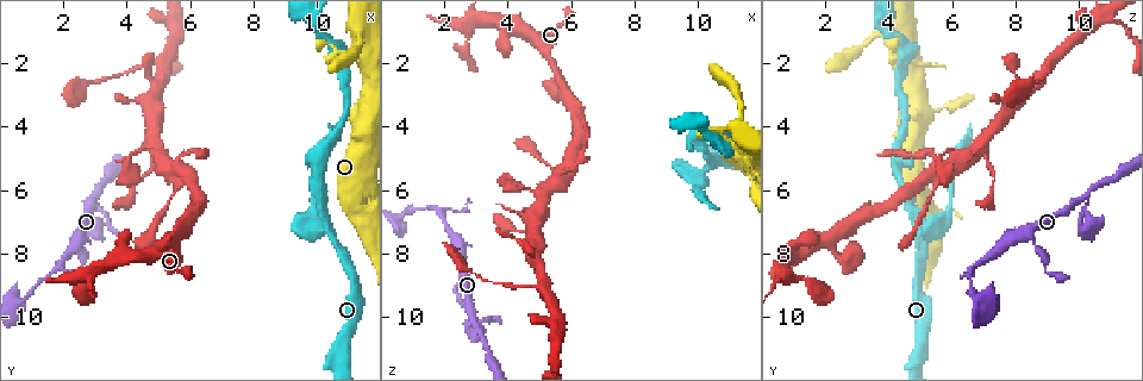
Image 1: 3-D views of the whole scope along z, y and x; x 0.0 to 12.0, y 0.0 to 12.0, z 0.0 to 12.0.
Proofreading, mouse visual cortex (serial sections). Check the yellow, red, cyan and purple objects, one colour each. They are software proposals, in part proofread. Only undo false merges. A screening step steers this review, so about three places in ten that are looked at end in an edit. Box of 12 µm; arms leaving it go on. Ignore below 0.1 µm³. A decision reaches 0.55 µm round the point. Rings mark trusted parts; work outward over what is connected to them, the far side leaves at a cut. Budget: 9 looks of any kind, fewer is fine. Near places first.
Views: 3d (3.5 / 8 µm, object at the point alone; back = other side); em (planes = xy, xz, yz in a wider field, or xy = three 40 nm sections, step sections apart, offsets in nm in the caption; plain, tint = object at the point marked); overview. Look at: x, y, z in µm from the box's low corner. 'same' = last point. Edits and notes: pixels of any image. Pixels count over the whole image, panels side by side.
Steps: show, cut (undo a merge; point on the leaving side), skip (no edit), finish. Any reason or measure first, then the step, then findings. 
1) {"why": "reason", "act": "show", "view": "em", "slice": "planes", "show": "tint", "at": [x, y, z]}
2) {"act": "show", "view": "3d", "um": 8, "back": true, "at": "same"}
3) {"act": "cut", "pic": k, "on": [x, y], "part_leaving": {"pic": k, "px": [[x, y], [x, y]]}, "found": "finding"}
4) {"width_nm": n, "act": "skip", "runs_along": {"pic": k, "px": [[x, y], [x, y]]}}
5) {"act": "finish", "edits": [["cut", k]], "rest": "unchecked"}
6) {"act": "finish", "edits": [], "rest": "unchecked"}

{"why": "sudden change in width", "act": "show", "view": "3d", "um": 3.5, "at": [5.2, 2.1, 9.1]}

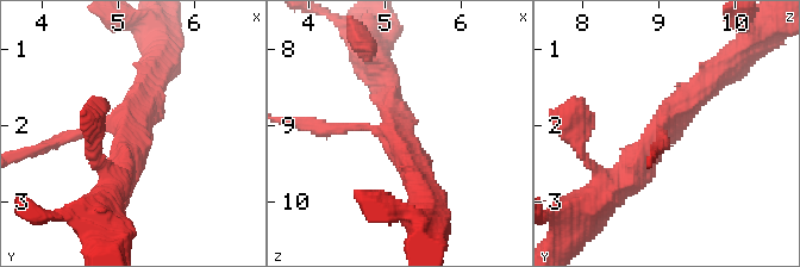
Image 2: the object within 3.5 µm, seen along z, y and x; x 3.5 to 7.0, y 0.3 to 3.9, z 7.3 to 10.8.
{"arms": 3, "arm_widths_nm": [100, 350, 350], "why": "need the tissue", "act": "show", "view": "em", "slice": "xy", "step": 3, "show": "tint", "at": [5.25, 2.10, 9.10]}

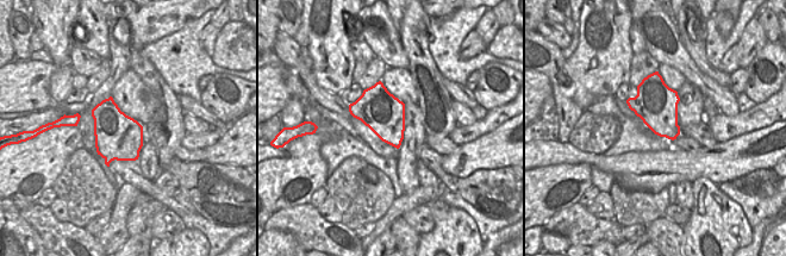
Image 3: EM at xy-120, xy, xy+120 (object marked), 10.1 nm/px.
{"act": "skip", "runs_along": {"pic": 2, "px": [[611, 184], [624, 184], [714, 74]]}, "found": "all the same cell"}

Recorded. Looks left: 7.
{"why": "three-way junction", "act": "show", "view": "3d", "um": 3.5, "at": [3.0, 6.2, 10.2]}

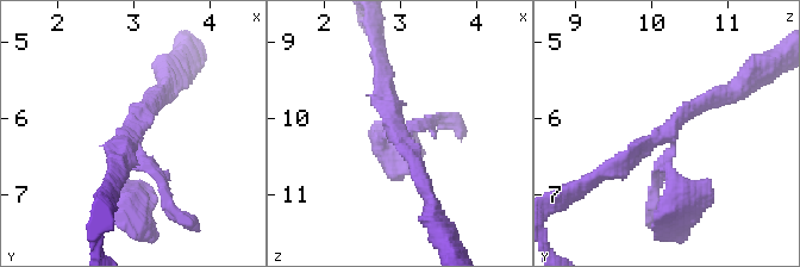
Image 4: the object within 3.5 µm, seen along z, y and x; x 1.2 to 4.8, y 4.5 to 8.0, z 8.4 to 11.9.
{"act": "show", "view": "em", "slice": "xy", "step": 3, "show": "plain", "at": [2.95, 6.25, 10.25]}

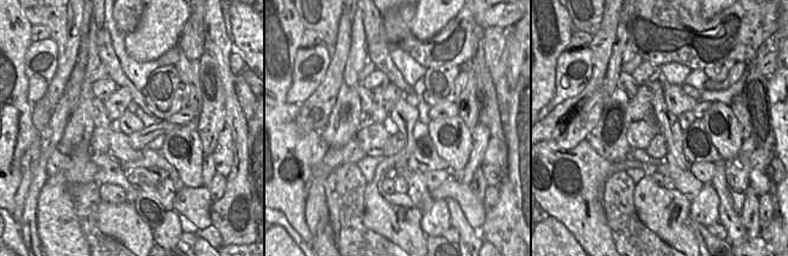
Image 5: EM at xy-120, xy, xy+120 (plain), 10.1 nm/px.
{"act": "show", "view": "em", "slice": "xy", "step": 3, "show": "tint", "at": "same"}

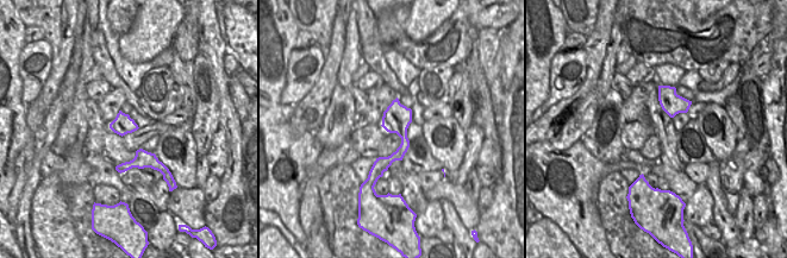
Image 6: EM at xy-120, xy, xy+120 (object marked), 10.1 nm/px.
{"width_nm": 280, "act": "skip", "runs_along": {"pic": 6, "px": [[395, 102], [404, 146], [373, 174]]}, "found": "all the same cell"}

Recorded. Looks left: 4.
{"why": "branch point", "act": "show", "view": "3d", "um": 8, "at": [10.3, 7.1, 5.2]}

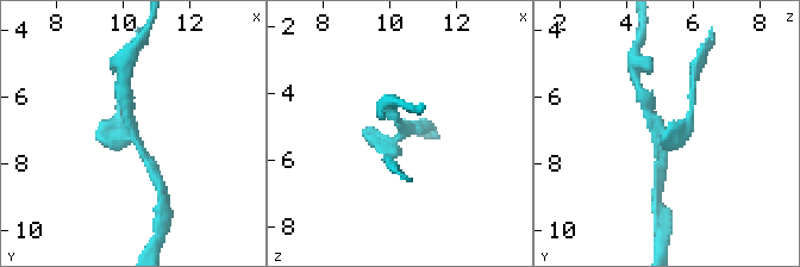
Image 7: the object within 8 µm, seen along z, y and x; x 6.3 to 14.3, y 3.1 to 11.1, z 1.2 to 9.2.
{"act": "show", "view": "3d", "um": 3.5, "back": true, "at": [10.5, 7.1, 5.2]}

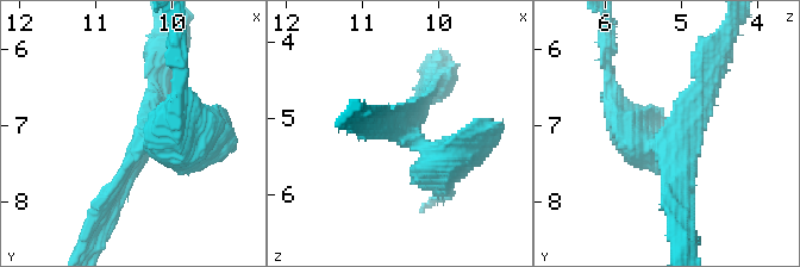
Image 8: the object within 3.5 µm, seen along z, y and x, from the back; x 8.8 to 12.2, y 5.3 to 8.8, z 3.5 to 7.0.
{"act": "show", "view": "em", "slice": "xy", "step": 2, "show": "tint", "at": [10.40, 7.15, 5.20]}

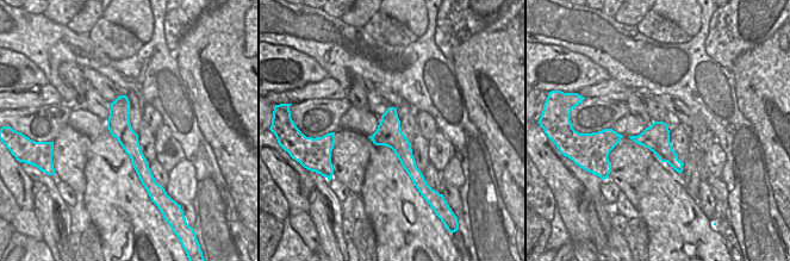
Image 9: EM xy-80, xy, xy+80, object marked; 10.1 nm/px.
{"act": "skip", "runs_along": {"pic": 8, "px": [[101, 205], [137, 147], [163, 80]]}, "found": "continuous, no second cell"}

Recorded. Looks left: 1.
{"act": "finish", "edits": [], "rest": "unchecked"}

